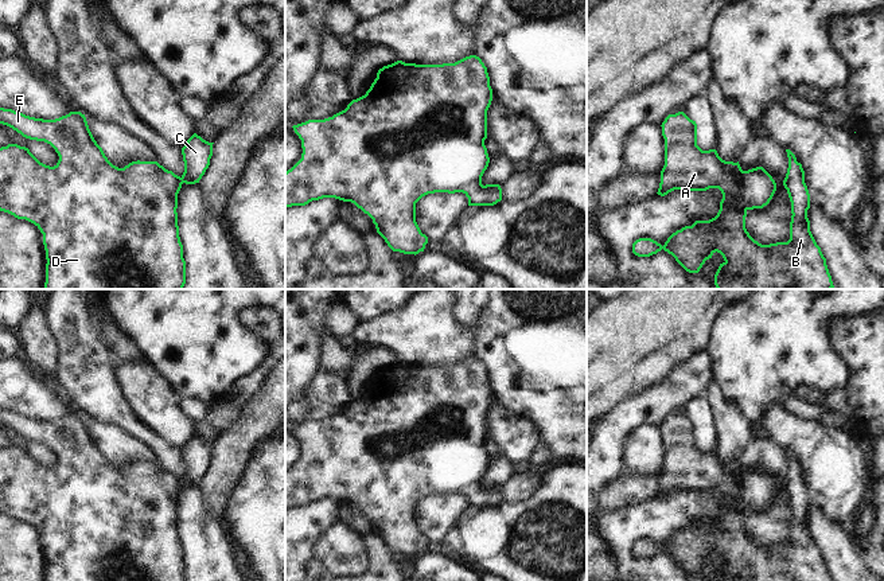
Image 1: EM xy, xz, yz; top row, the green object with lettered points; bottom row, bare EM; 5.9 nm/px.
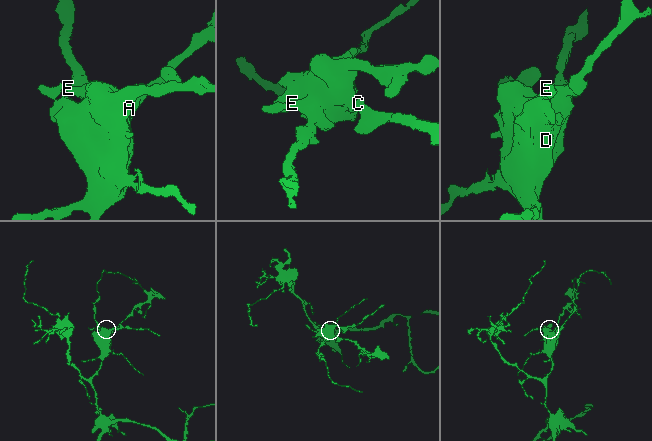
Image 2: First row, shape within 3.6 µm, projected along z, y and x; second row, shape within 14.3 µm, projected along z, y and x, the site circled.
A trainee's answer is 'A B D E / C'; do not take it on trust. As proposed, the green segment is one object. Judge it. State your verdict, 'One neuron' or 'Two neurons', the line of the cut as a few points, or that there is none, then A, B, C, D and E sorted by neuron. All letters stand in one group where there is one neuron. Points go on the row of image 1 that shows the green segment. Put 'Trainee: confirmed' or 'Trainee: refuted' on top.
Trainee: refuted
One neuron. No split. Groups: A B C D E.

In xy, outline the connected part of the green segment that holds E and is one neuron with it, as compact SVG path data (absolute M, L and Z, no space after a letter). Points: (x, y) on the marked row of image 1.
M0 108L0 124L26 139L50 144L59 156L58 163L50 167L26 147L8 144L0 148L0 211L34 223L43 234L47 260L44 289L183 289L186 261L178 226L178 194L183 183L199 183L210 165L214 143L194 133L182 148L184 172L178 176L157 161L137 160L124 168L113 165L81 112L43 120Z

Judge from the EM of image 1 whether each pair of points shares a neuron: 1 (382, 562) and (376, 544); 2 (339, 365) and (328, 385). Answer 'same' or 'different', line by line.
1: same
2: different

